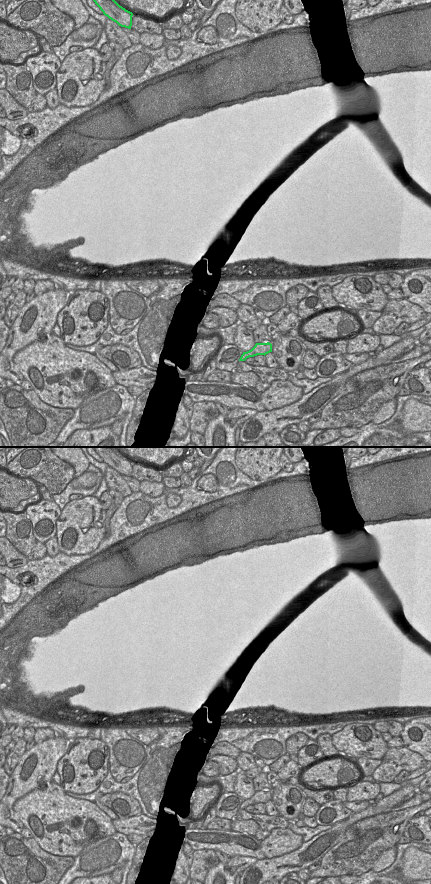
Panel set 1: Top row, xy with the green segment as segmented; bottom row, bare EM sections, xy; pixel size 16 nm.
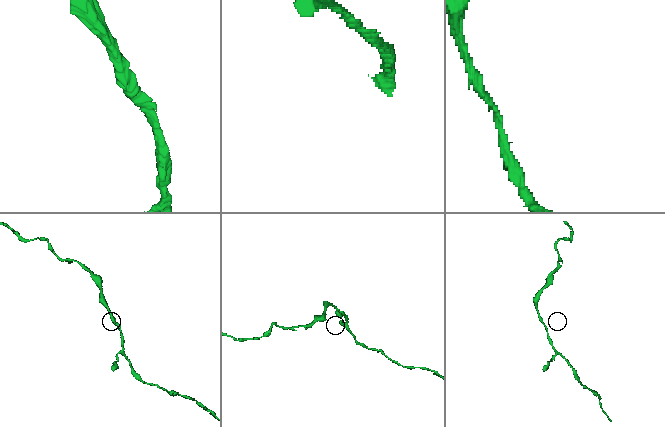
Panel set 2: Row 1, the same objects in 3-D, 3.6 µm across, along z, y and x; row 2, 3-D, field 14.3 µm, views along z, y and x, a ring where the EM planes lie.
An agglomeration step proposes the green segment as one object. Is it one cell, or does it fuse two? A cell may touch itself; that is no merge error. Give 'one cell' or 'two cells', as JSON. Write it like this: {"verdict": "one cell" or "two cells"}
{"verdict": "one cell"}

